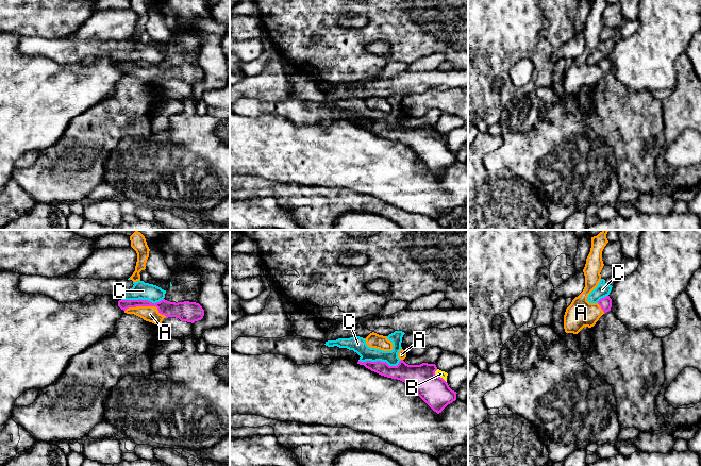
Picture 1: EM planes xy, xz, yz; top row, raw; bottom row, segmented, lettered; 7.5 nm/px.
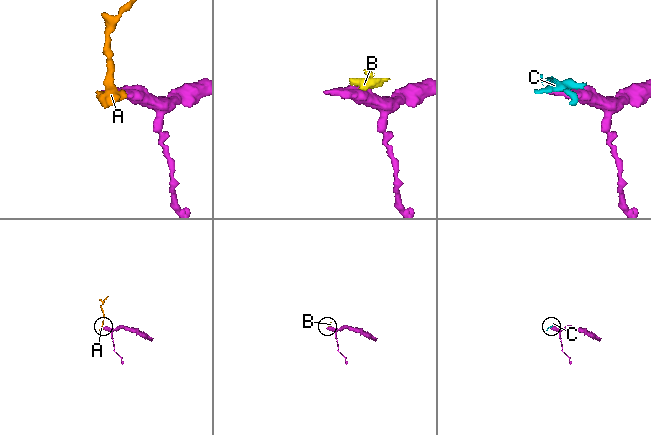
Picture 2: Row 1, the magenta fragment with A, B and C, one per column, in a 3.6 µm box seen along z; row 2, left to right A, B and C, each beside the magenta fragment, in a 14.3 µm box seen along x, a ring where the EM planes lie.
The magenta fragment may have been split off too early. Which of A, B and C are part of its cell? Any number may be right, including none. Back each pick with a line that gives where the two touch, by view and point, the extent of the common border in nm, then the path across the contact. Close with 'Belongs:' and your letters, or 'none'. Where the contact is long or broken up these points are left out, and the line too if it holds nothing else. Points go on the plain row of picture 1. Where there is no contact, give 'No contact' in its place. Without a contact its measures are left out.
A: Touches magenta at xy (147, 67). Shared border 320 nm. Path across: xy (179, 71), (159, 71), (147, 67), (150, 76)
Belongs: A

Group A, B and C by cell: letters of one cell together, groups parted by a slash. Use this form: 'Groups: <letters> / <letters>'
Groups: A / B C

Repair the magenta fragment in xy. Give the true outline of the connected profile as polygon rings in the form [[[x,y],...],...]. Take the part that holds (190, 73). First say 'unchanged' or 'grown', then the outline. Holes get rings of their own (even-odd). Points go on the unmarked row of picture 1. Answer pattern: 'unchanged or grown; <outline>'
grown; [[[165,61],[152,65],[148,62],[119,62],[118,68],[127,76],[134,76],[146,83],[161,86],[164,80],[176,79],[181,83],[194,85],[201,82],[204,71],[196,64],[170,64]]]

